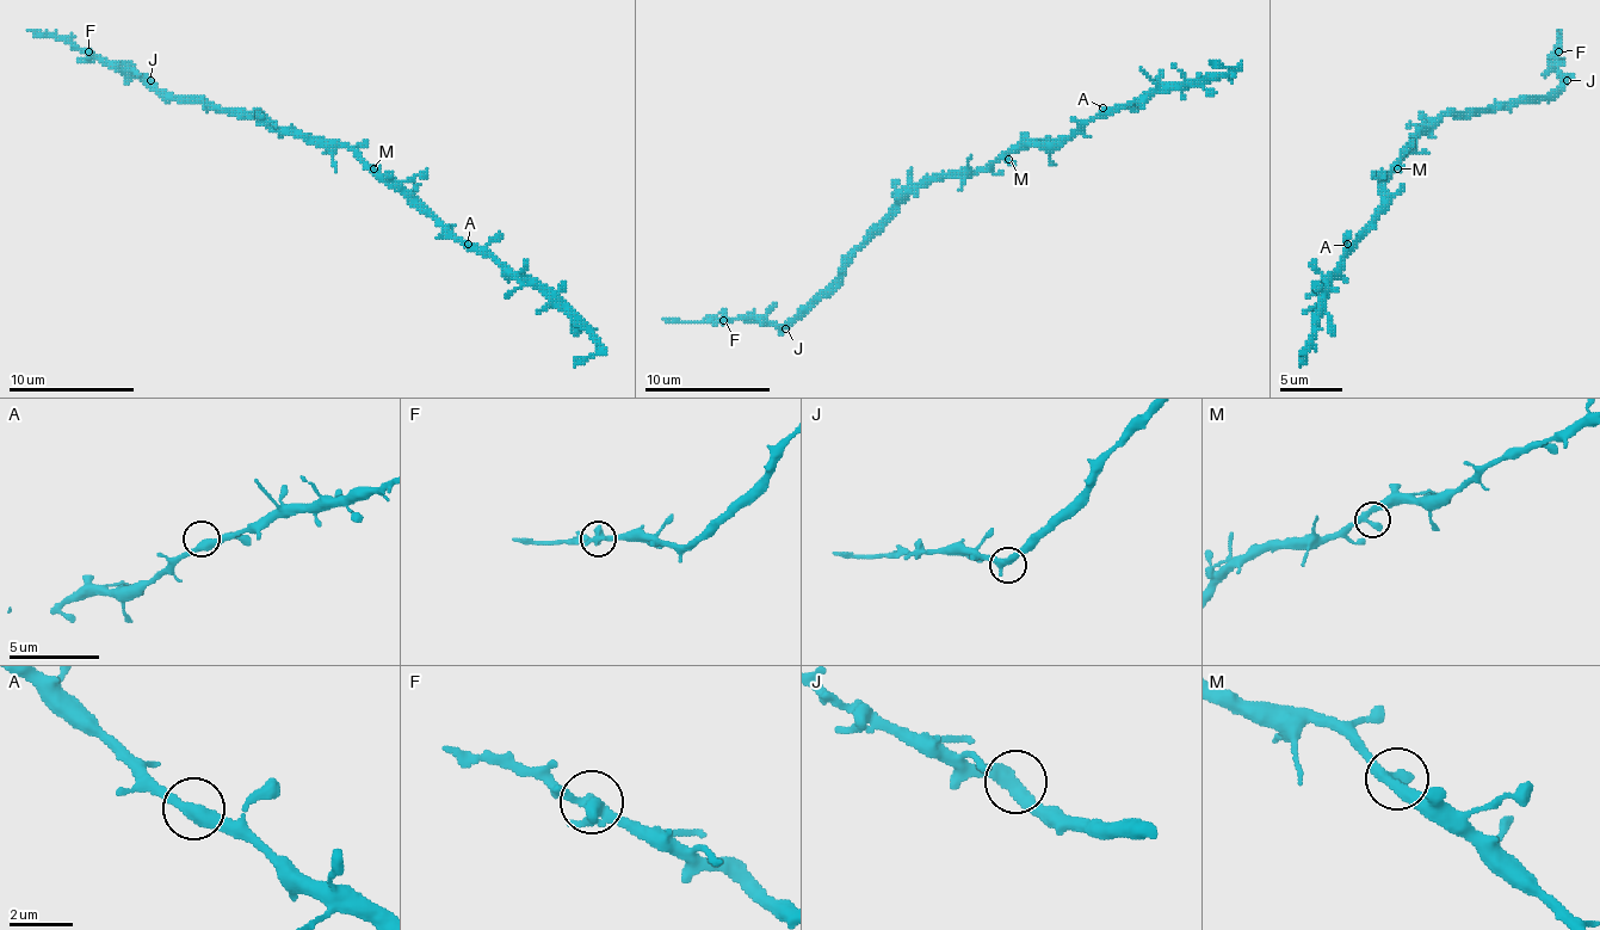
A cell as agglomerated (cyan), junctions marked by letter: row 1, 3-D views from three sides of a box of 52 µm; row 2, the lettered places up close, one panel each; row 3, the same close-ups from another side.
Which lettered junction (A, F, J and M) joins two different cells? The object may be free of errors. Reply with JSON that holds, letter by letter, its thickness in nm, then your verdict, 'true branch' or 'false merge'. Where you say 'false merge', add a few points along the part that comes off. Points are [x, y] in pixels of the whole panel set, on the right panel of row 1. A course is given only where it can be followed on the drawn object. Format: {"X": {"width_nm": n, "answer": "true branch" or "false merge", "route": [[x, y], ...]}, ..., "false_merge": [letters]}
{"A": {"width_nm": 400, "answer": "true branch"}, "F": {"width_nm": 400, "answer": "false merge", "route": [[1557, 53], [1557, 30]]}, "J": {"width_nm": 400, "answer": "true branch"}, "M": {"width_nm": 360, "answer": "true branch"}, "false_merge": ["F"]}

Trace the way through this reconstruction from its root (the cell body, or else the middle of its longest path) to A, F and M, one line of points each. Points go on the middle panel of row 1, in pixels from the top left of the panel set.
A: (971, 177), (987, 171), (1018, 146), (1062, 146), (1103, 108)
F: (971, 177), (939, 177), (920, 184), (854, 253), (845, 269), (789, 322), (776, 325), (758, 319), (723, 319)
M: (971, 177), (1008, 159)

